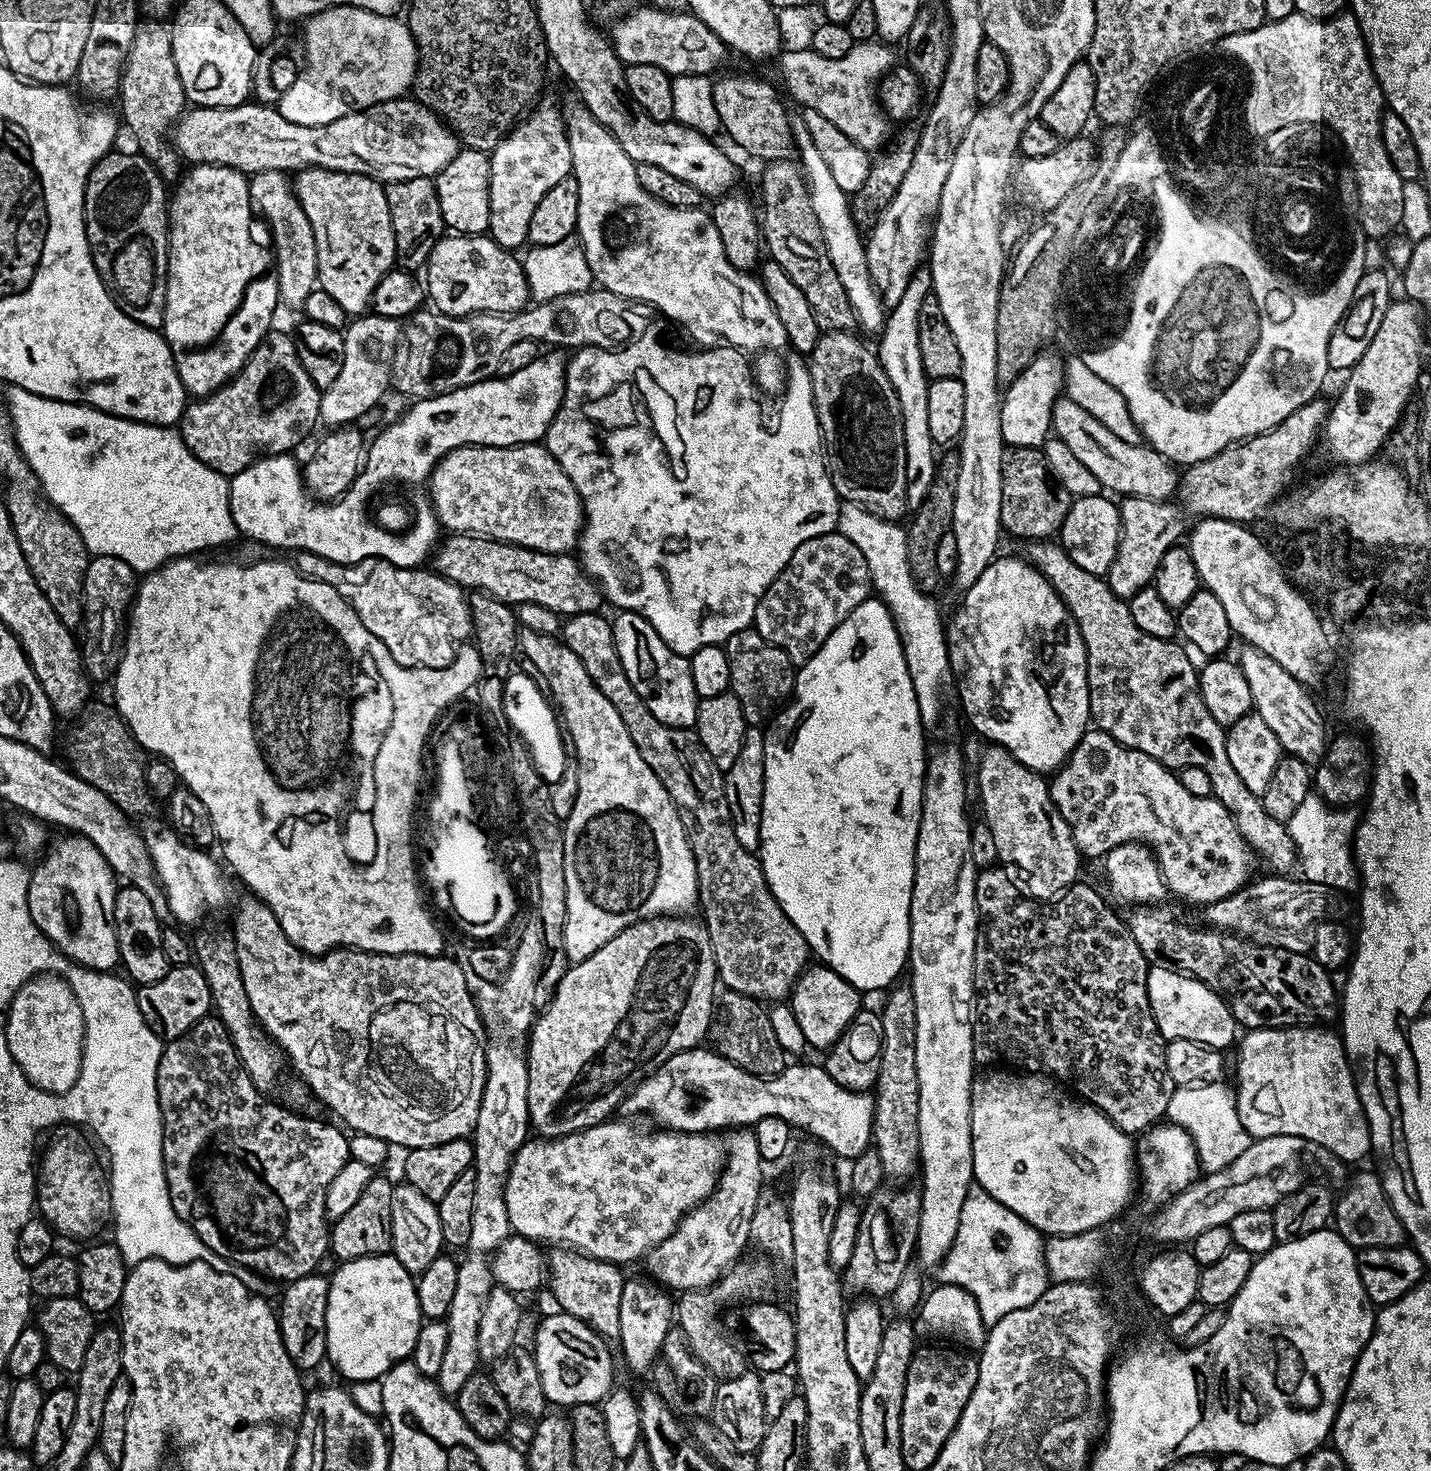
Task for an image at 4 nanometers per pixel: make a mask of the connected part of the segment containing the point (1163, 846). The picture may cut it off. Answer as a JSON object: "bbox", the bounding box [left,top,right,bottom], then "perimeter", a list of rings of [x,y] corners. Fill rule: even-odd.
{"bbox":[1048,730,1254,906],"perimeter":[[[1099,730],[1085,731],[1078,746],[1074,746],[1068,759],[1056,769],[1048,789],[1058,814],[1062,814],[1070,826],[1081,857],[1102,858],[1114,850],[1114,846],[1133,842],[1146,844],[1154,850],[1169,893],[1173,897],[1181,896],[1197,906],[1218,902],[1249,883],[1248,871],[1252,868],[1254,853],[1242,838],[1230,810],[1226,810],[1226,806],[1222,806],[1222,802],[1218,802],[1213,795],[1190,794],[1190,790],[1182,786],[1179,775],[1169,765],[1122,746],[1110,738],[1110,734]]]}

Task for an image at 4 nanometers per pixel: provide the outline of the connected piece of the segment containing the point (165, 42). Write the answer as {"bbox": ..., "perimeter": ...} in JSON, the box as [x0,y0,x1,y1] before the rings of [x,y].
{"bbox":[118,18,186,182],"perimeter":[[[144,18],[136,25],[134,42],[128,48],[128,61],[120,75],[118,112],[136,139],[135,147],[156,168],[161,180],[176,182],[182,175],[182,161],[166,139],[166,133],[185,111],[186,97],[182,78],[178,78],[178,66],[174,66],[171,31],[160,24],[163,23],[159,19]]]}

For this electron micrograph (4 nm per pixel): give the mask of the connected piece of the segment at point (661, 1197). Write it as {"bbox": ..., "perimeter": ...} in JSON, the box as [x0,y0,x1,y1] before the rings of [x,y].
{"bbox":[504,1118,726,1266],"perimeter":[[[609,1118],[603,1124],[595,1124],[581,1132],[566,1134],[559,1138],[532,1138],[519,1148],[508,1176],[504,1180],[504,1197],[506,1198],[506,1210],[512,1223],[511,1231],[517,1236],[525,1236],[527,1240],[545,1242],[549,1240],[552,1246],[567,1246],[573,1250],[579,1250],[586,1256],[593,1256],[596,1260],[609,1260],[614,1265],[625,1266],[631,1260],[647,1257],[651,1248],[657,1248],[678,1226],[678,1222],[691,1208],[701,1204],[706,1197],[716,1189],[716,1183],[720,1181],[720,1173],[724,1170],[726,1148],[723,1143],[715,1140],[715,1135],[701,1134],[699,1132],[669,1132],[667,1130],[655,1130],[647,1132],[644,1128],[635,1128],[628,1120],[616,1120]]]}

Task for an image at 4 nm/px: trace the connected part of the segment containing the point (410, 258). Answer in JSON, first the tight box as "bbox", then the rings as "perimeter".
{"bbox":[384,176,445,273],"perimeter":[[[431,176],[393,180],[384,189],[390,206],[390,222],[394,230],[395,267],[419,273],[425,267],[436,243],[445,235],[442,206],[438,206],[438,190]]]}

